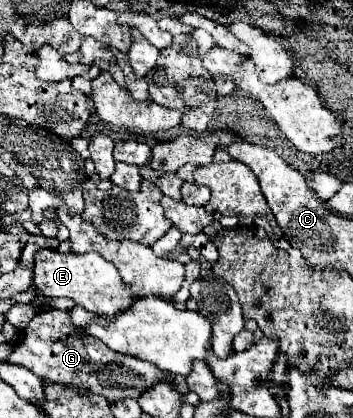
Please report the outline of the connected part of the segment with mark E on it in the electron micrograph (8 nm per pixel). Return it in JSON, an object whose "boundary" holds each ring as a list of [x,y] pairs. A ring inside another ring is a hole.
{"boundary":[[[40,249],[34,255],[34,285],[46,297],[68,297],[76,305],[82,305],[92,313],[106,315],[110,319],[116,313],[130,309],[136,301],[130,285],[120,279],[118,269],[98,253],[76,255],[72,251],[58,253],[56,249]]]}

